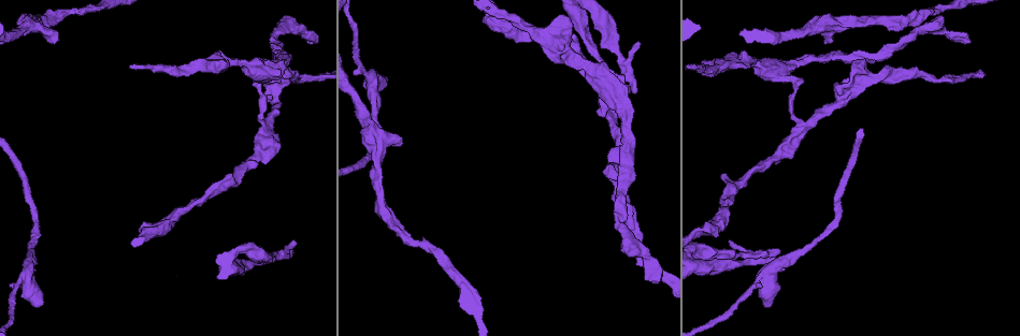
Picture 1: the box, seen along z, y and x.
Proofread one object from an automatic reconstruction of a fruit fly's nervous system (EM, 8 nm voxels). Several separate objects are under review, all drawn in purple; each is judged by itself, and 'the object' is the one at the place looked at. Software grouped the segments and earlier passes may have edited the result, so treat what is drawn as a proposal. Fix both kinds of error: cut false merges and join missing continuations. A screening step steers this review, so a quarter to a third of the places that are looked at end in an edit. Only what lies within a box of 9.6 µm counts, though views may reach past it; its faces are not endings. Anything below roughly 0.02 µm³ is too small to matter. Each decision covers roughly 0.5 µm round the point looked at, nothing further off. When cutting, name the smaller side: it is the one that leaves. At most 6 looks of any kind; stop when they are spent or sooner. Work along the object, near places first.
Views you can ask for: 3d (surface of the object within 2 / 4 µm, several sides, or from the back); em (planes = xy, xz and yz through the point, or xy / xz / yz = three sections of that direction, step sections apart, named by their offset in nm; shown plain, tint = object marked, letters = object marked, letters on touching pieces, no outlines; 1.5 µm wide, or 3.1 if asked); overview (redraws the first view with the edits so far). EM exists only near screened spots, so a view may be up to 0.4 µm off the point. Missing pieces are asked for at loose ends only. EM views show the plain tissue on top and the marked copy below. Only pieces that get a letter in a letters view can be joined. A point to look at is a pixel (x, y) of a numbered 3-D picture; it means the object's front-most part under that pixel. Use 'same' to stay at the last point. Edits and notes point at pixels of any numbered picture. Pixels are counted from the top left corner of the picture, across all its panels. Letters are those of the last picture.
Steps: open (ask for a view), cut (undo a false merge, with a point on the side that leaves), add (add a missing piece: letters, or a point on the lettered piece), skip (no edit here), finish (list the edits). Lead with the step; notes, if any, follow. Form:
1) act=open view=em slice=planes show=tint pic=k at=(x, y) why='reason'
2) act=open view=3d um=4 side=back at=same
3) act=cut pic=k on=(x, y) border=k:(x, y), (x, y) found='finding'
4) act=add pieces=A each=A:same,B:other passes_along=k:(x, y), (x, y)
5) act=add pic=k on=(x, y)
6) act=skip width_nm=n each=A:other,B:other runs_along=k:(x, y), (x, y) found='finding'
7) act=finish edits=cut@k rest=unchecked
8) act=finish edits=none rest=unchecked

act=open view=em slice=planes show=letters pic=1 at=(53, 41) why='branch stops here'

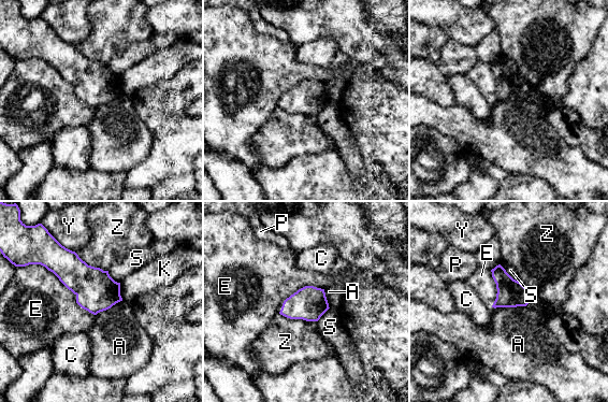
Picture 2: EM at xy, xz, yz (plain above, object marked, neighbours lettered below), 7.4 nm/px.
act=skip longest_contact=E:550nm each=A:other,C:other,E:other,K:other,P:other,S:other,Y:other,Z:other found='no lettered piece goes on from it'

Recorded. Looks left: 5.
act=open view=3d um=2 pic=1 at=(293, 241) why='an open end'

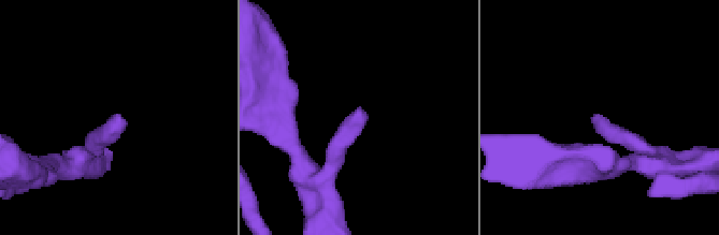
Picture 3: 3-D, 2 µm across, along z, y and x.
act=open view=em slice=planes show=tint pic=3 at=(358, 108) why='need the tissue'

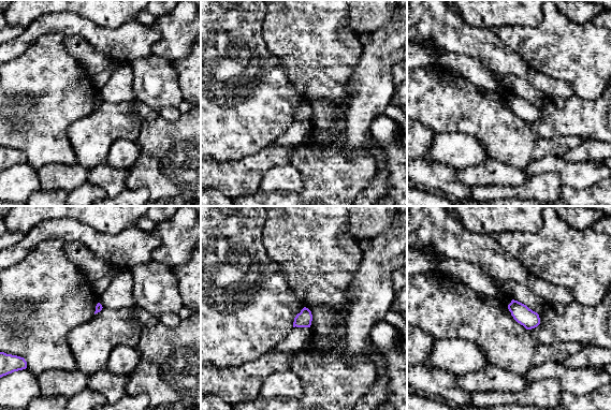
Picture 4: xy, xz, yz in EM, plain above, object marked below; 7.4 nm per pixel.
act=open view=em slice=planes show=letters at=same why='see the neighbours'

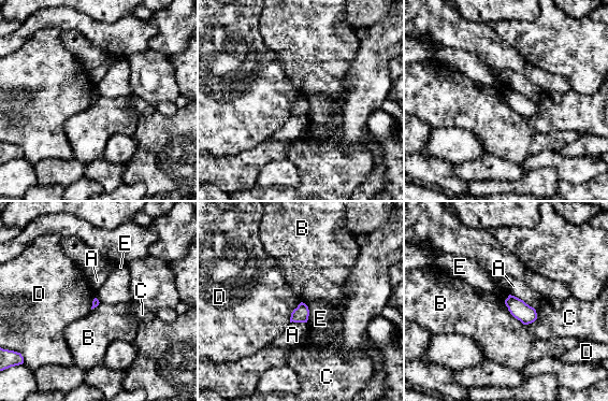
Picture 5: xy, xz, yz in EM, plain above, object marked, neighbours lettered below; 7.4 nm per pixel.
act=skip longest_contact=A:240nm each=A:other,B:other,C:other,D:other,E:other border=5:(504, 302), (507, 310), (523, 325) found='no lettered piece goes on from it'

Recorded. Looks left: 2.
act=open view=em slice=xz step=8 show=tint pic=1 at=(317, 42) why='an open end'

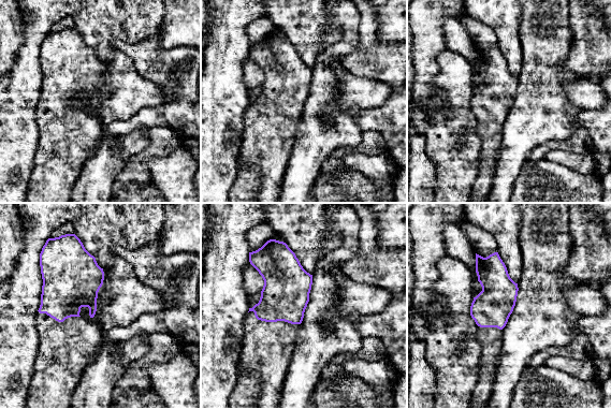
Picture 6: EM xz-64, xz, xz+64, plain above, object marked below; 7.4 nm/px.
act=open view=em slice=planes show=letters at=same

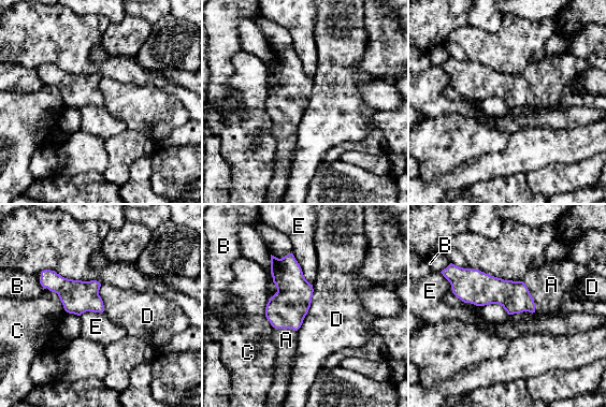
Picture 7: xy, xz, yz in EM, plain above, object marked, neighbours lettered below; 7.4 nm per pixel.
act=add pieces=A each=A:same,B:other,C:other,D:other,E:other passes_along=7:(515, 298), (531, 296), (551, 285) found='the neuron continues'

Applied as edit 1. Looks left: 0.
act=finish edits=add@7 rest=unchecked

